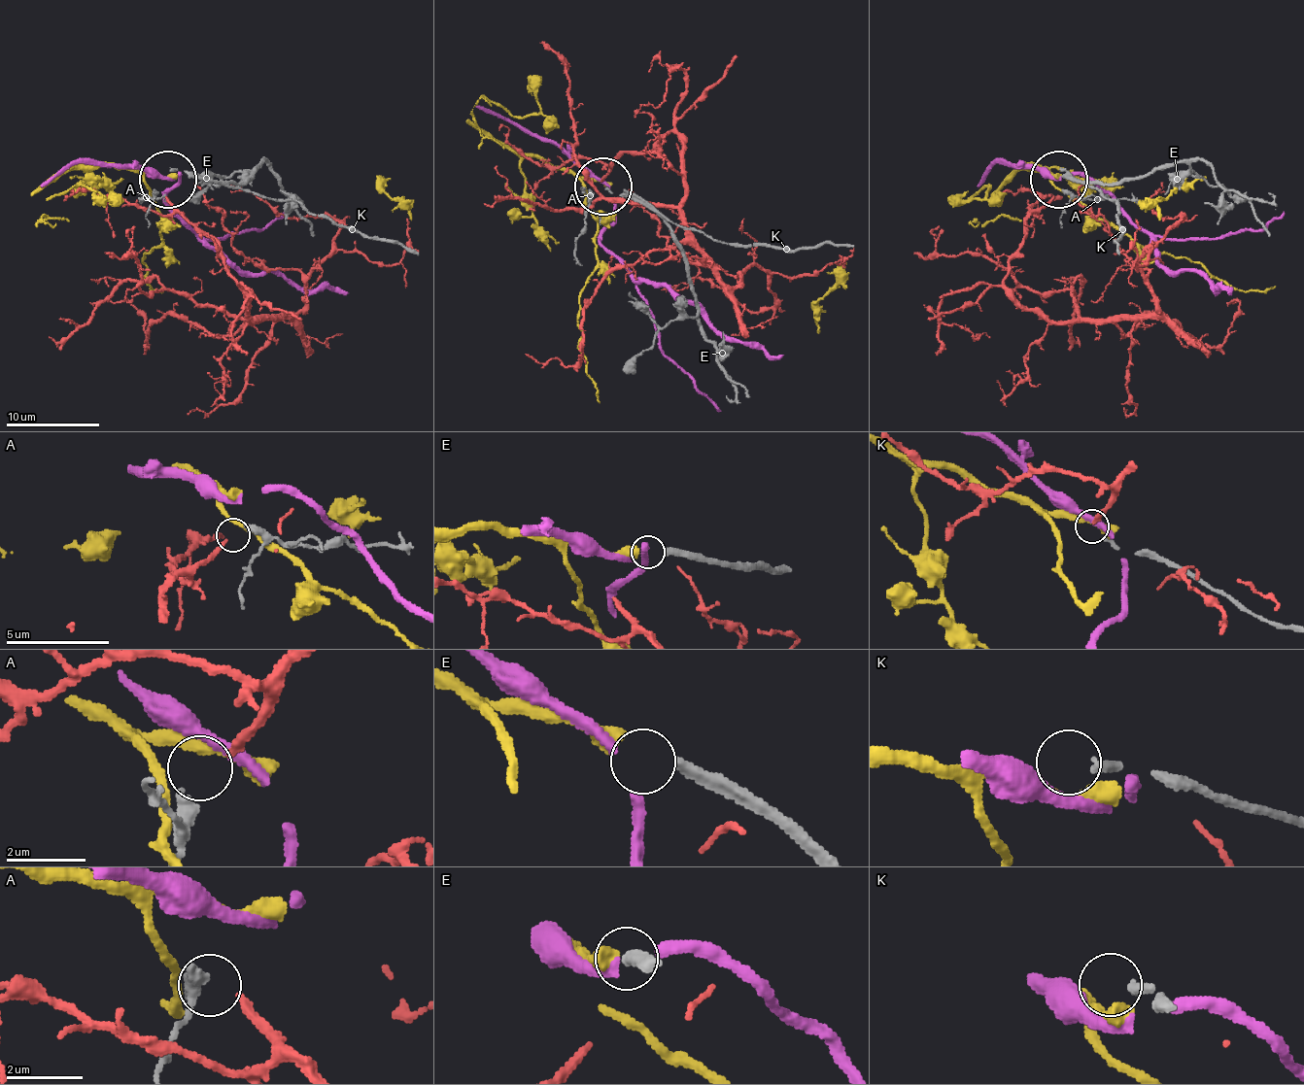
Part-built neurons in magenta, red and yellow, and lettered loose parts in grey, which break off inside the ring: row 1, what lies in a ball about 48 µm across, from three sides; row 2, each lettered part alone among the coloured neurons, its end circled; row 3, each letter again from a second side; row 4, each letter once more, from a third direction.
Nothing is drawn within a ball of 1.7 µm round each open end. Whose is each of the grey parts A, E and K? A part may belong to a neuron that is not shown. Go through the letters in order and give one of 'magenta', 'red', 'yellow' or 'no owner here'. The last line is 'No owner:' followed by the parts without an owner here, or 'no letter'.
A: red
E: yellow
K: no owner here
No owner: K

